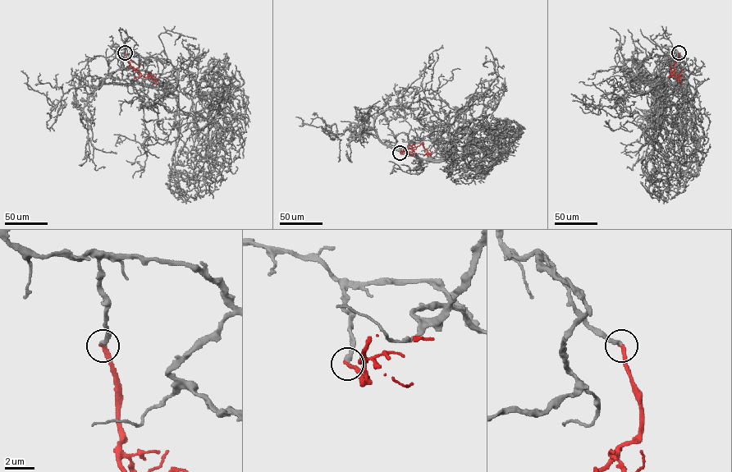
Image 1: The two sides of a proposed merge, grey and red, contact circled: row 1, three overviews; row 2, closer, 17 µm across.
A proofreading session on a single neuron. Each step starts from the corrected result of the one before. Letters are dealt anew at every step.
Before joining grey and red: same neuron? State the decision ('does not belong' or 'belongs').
belongs

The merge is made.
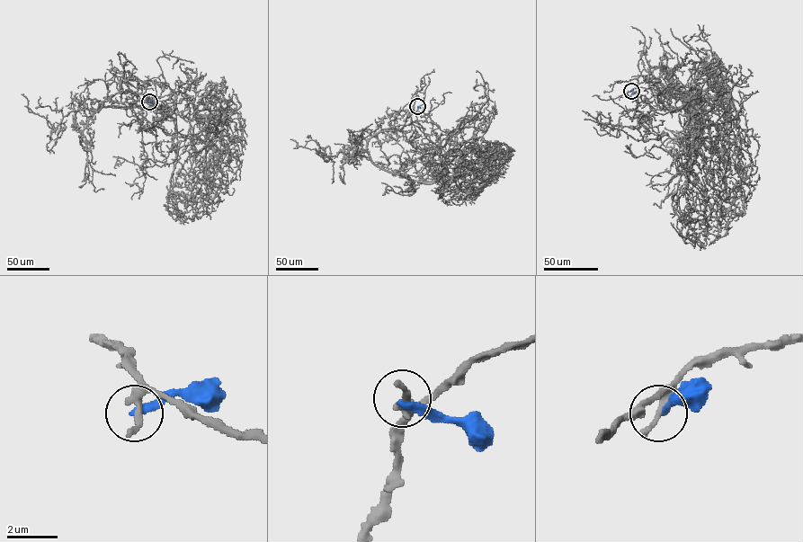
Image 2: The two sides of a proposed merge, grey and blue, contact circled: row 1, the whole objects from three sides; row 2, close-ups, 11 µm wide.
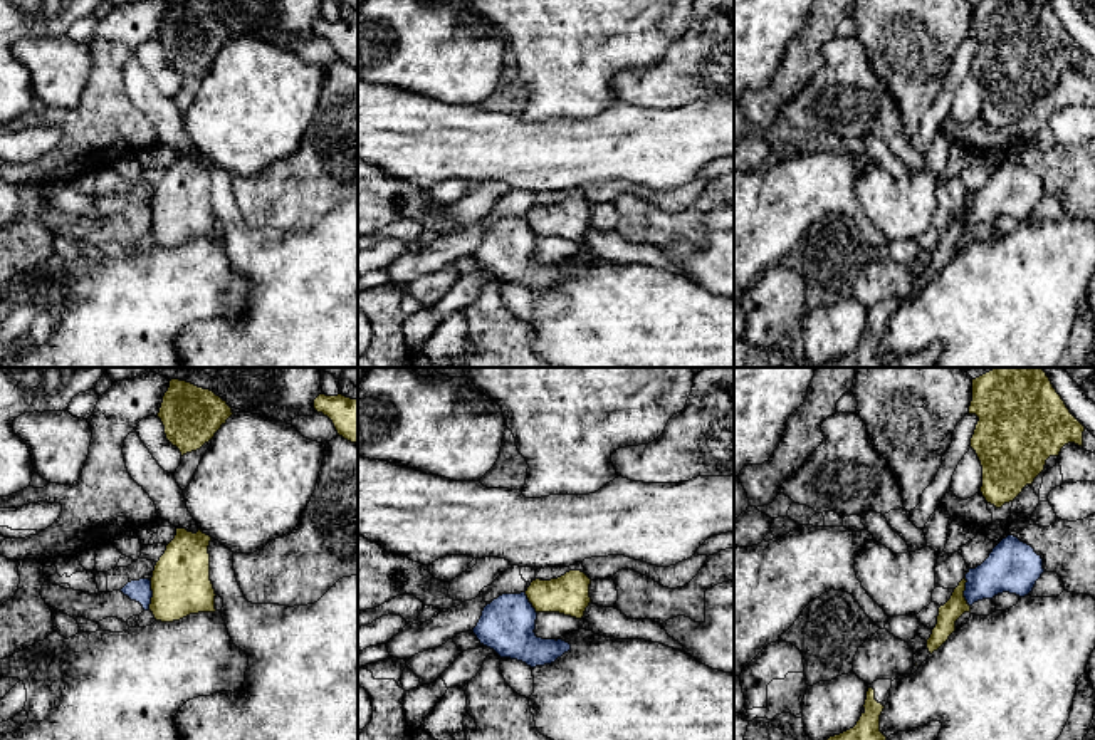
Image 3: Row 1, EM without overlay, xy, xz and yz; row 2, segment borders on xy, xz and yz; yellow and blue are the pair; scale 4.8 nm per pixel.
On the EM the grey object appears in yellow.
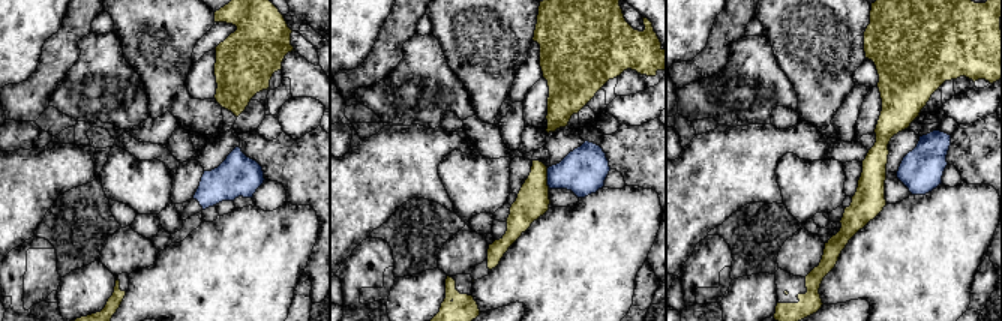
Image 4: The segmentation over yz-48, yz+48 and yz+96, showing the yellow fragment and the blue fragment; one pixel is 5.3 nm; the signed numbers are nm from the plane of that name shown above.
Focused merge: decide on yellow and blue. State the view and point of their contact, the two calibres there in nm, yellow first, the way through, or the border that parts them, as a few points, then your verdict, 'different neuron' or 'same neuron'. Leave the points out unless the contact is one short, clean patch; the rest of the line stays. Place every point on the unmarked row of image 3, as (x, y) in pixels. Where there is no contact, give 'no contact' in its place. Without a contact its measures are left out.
contact yz (963, 217); calibres 100 and 220 nm; border yz (964, 202), (964, 224), (969, 230); different neuron

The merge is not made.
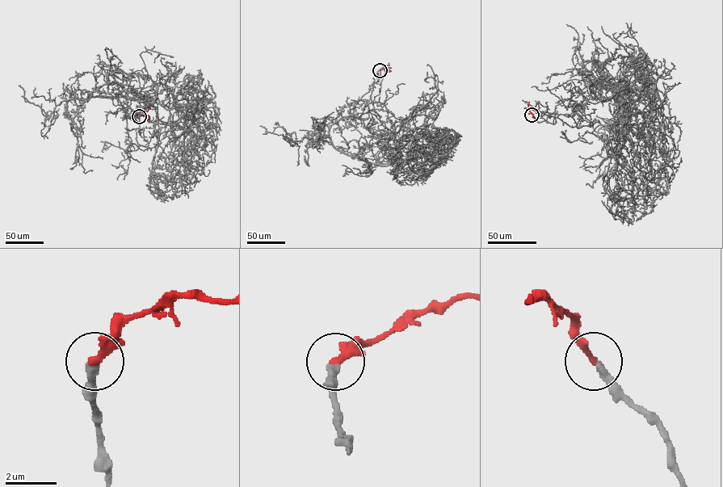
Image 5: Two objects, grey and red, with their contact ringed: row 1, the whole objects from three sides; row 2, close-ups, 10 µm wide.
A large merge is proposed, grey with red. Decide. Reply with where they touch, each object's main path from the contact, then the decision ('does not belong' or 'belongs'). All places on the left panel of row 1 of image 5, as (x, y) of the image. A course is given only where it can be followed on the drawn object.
(139, 116) | grey via (139, 117), (140, 123), (128, 118), (140, 113), (169, 125), (156, 123), (156, 133) | red via (139, 116), (145, 115), (149, 107) | belongs

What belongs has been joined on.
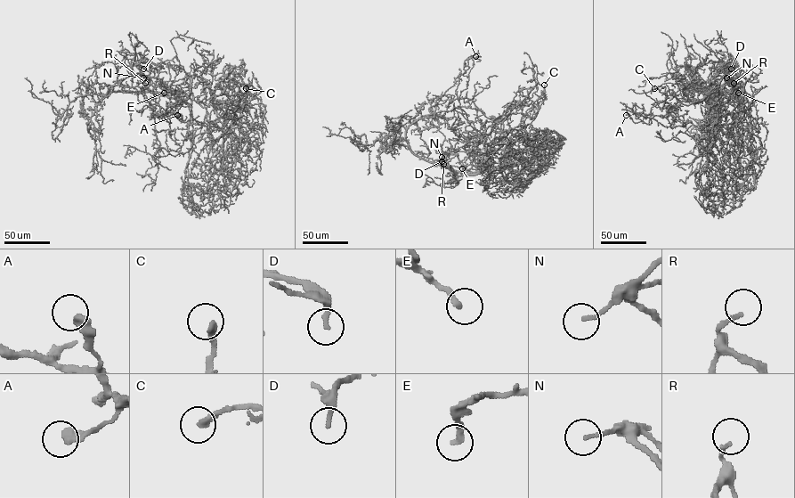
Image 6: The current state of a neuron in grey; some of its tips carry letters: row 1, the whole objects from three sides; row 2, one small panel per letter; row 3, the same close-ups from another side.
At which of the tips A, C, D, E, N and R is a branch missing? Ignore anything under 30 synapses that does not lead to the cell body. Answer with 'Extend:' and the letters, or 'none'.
Extend: C

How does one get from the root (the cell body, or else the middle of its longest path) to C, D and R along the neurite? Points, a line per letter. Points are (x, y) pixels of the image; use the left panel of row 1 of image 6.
C: (190, 135), (190, 76), (207, 80), (206, 85), (213, 99), (236, 105), (239, 89), (245, 93), (246, 88)
D: (190, 135), (189, 125), (192, 120), (190, 75), (175, 65), (153, 63), (135, 53), (135, 66), (143, 69)
R: (190, 135), (190, 75), (175, 65), (153, 63), (135, 53), (135, 66), (152, 83), (148, 86), (145, 83)

